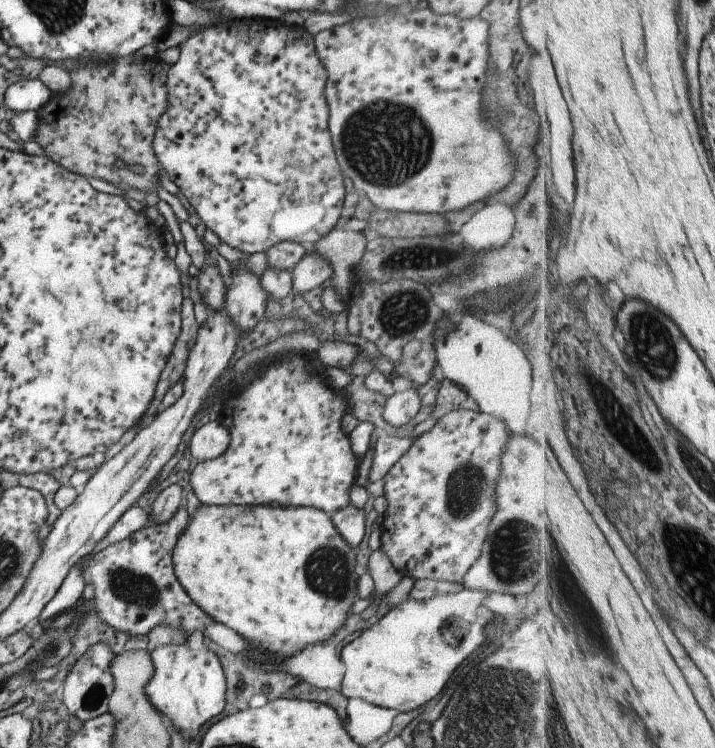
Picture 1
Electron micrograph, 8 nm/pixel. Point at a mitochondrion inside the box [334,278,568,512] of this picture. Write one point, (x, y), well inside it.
(404, 313)

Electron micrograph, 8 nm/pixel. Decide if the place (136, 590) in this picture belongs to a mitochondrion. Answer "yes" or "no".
yes

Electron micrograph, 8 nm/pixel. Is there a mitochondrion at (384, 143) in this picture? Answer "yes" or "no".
yes

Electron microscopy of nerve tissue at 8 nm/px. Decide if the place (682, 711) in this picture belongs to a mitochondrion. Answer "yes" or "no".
no

